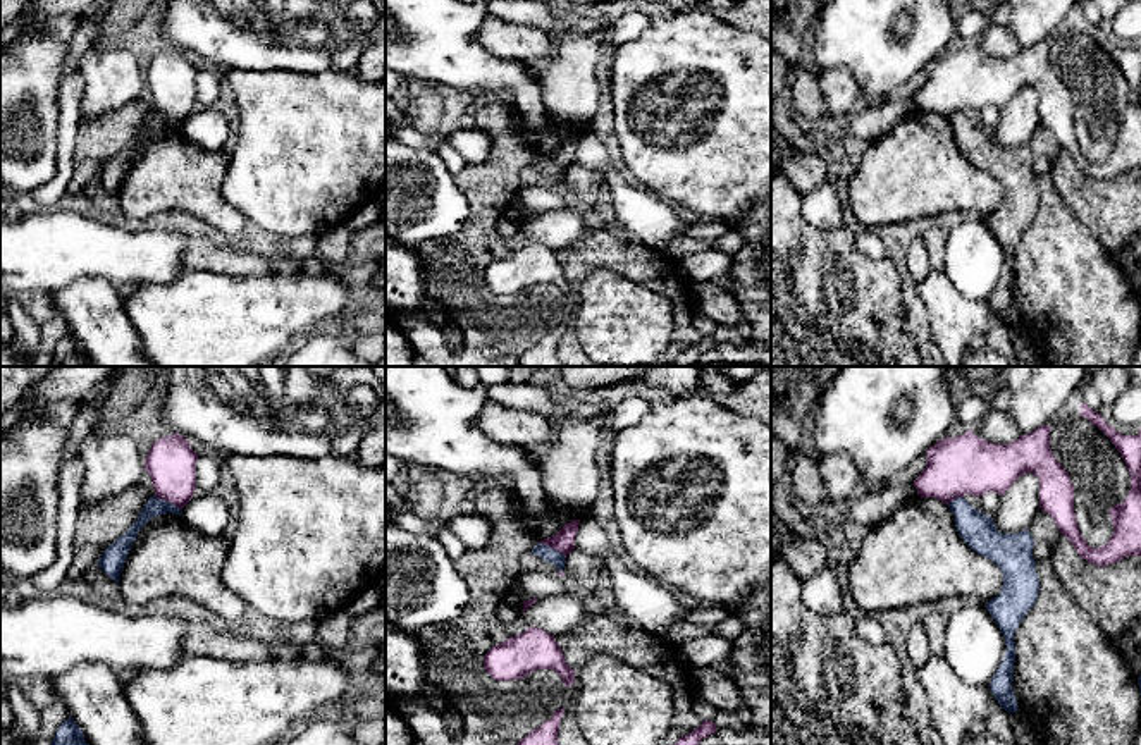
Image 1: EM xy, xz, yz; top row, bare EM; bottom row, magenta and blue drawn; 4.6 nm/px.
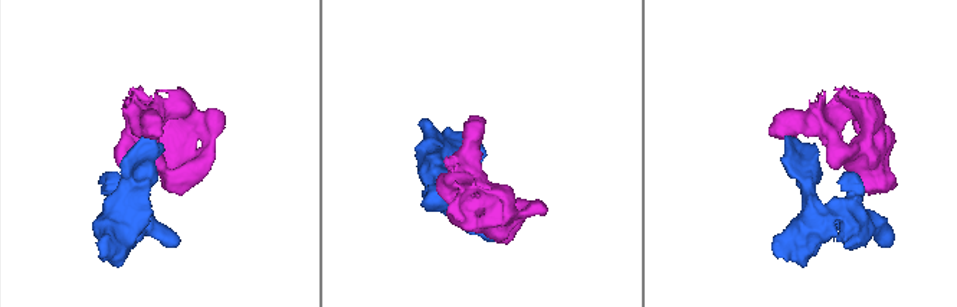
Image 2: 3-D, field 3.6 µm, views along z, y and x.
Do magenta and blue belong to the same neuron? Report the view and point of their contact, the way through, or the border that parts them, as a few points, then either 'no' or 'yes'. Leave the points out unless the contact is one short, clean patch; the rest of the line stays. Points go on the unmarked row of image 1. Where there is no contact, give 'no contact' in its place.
contact xy (167, 116); border xy (154, 110), (181, 123); no

